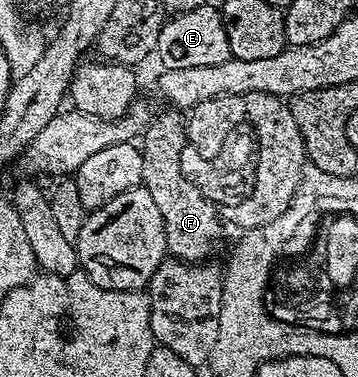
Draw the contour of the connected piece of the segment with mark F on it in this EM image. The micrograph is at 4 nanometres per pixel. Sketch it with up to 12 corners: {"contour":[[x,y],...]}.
{"contour":[[179,112],[142,134],[142,188],[162,215],[168,253],[204,263],[222,218],[184,174]]}

